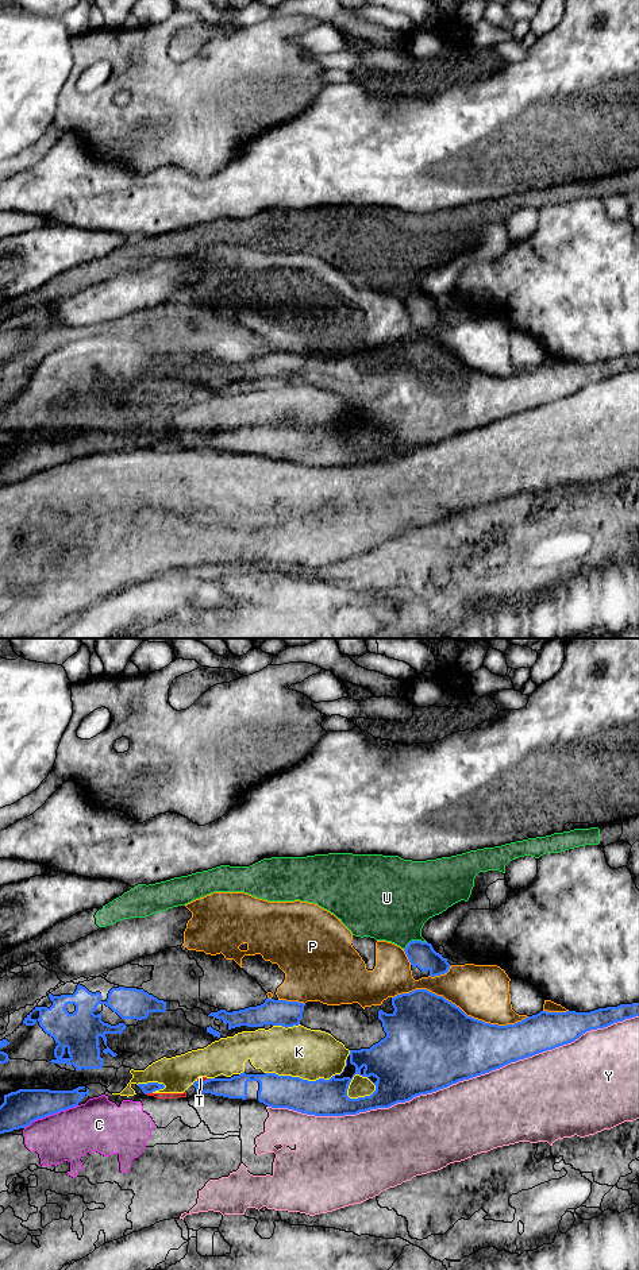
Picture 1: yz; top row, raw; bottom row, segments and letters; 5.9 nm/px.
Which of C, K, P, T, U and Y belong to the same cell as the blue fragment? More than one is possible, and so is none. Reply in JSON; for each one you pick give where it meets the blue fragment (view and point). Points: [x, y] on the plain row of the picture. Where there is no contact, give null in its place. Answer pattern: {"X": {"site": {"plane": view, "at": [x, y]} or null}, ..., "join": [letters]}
{"join": []}

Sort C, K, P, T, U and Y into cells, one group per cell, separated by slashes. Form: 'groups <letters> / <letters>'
groups C Y / K T / P / U

